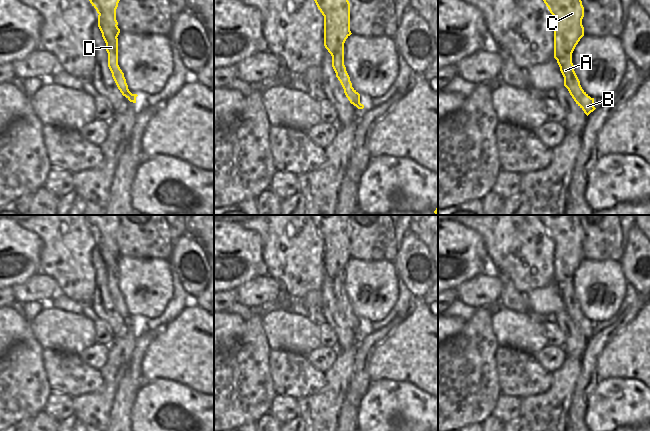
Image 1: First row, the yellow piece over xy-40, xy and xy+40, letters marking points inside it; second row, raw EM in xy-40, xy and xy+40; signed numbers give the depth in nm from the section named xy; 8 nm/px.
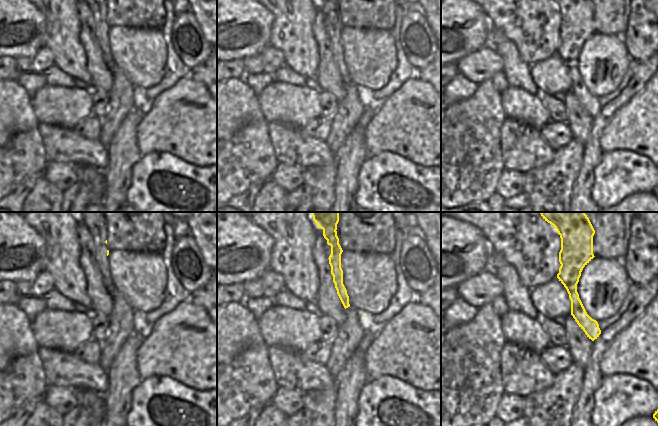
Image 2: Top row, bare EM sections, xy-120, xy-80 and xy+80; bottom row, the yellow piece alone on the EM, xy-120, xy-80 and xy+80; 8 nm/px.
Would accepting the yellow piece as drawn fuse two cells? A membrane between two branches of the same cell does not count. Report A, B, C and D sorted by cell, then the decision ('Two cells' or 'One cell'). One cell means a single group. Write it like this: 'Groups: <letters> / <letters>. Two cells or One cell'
Groups: A B D / C. Two cells.

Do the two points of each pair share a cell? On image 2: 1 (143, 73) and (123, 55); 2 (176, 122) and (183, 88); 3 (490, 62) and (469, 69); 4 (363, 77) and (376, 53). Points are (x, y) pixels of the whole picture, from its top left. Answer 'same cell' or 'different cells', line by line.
1: same cell
2: same cell
3: same cell
4: same cell

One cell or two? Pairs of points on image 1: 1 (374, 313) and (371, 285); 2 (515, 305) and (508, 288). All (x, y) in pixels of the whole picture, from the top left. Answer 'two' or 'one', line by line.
1: one
2: one

